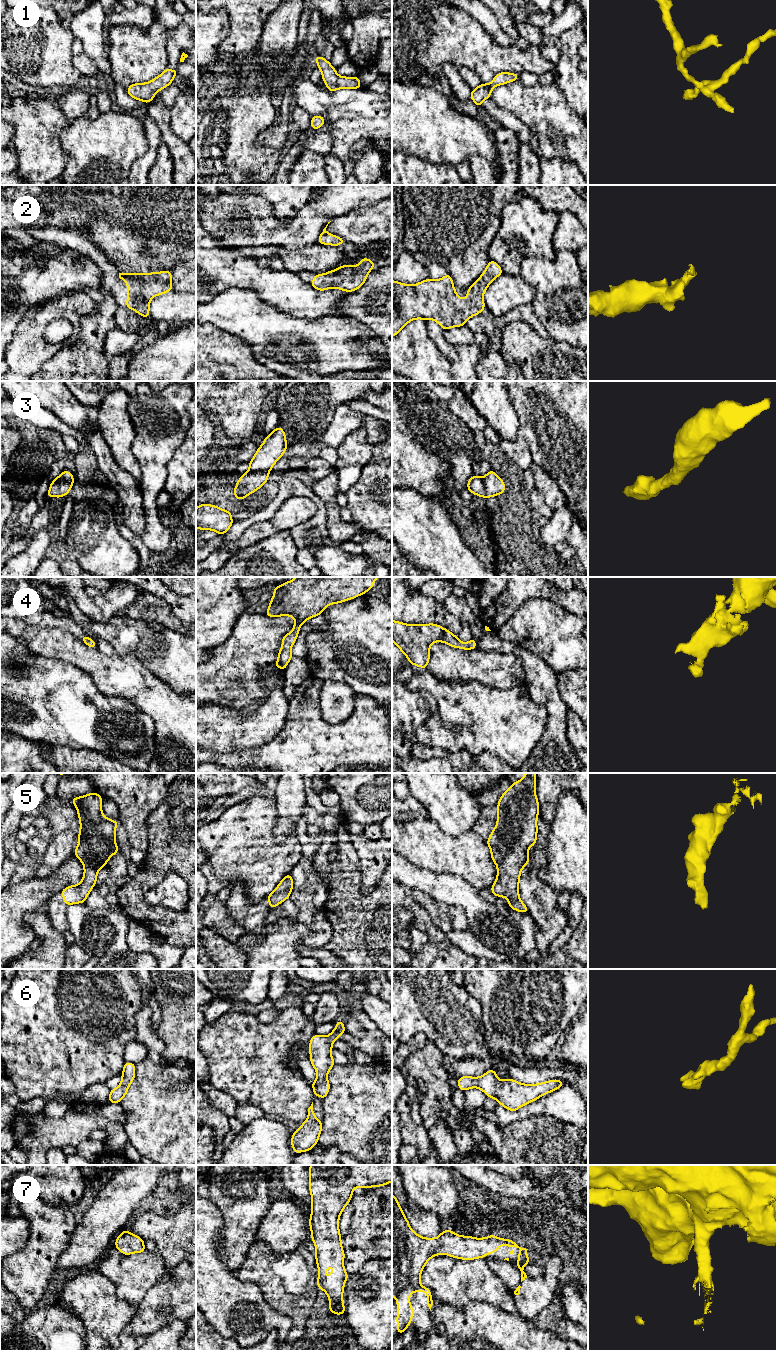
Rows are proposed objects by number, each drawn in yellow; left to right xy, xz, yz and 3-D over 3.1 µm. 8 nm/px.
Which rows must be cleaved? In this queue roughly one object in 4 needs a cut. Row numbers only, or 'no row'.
no row

